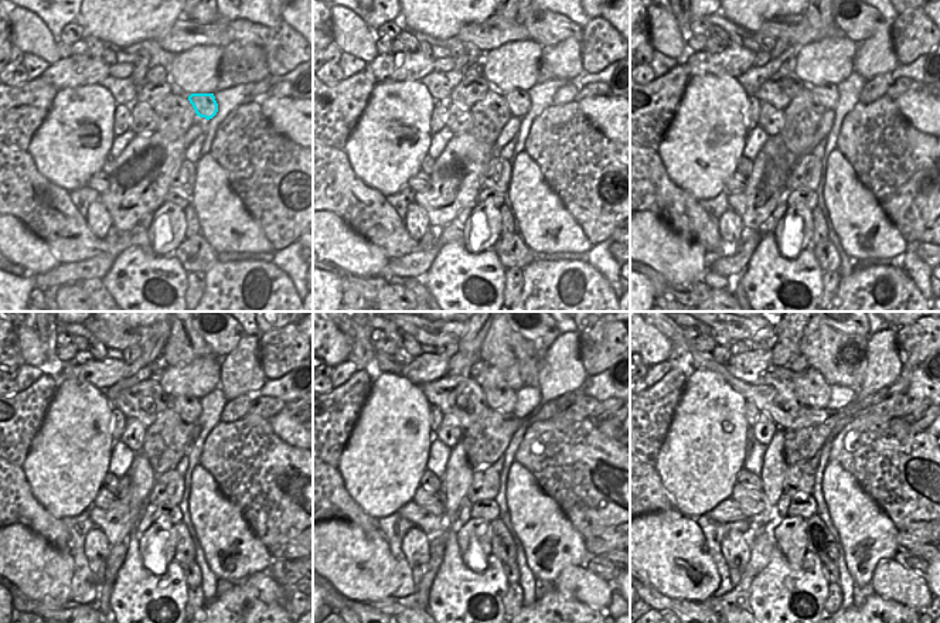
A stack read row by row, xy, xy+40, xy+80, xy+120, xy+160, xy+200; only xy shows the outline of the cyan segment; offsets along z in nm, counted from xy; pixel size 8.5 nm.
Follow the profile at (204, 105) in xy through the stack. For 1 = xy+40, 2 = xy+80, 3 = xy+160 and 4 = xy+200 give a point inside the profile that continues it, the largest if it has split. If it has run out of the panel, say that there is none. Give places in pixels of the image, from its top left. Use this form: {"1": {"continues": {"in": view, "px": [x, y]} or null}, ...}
{"1": {"continues": {"in": "xy+40", "px": [518, 101]}}, "2": {"continues": {"in": "xy+80", "px": [828, 95]}}, "3": {"continues": {"in": "xy+160", "px": [503, 399]}}, "4": {"continues": {"in": "xy+200", "px": [813, 391]}}}

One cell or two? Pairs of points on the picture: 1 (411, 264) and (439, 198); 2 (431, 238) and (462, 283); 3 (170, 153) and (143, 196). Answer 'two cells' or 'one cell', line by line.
1: two cells
2: two cells
3: one cell

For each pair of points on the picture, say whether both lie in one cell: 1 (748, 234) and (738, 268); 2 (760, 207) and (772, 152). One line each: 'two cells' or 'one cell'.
1: one cell
2: one cell

